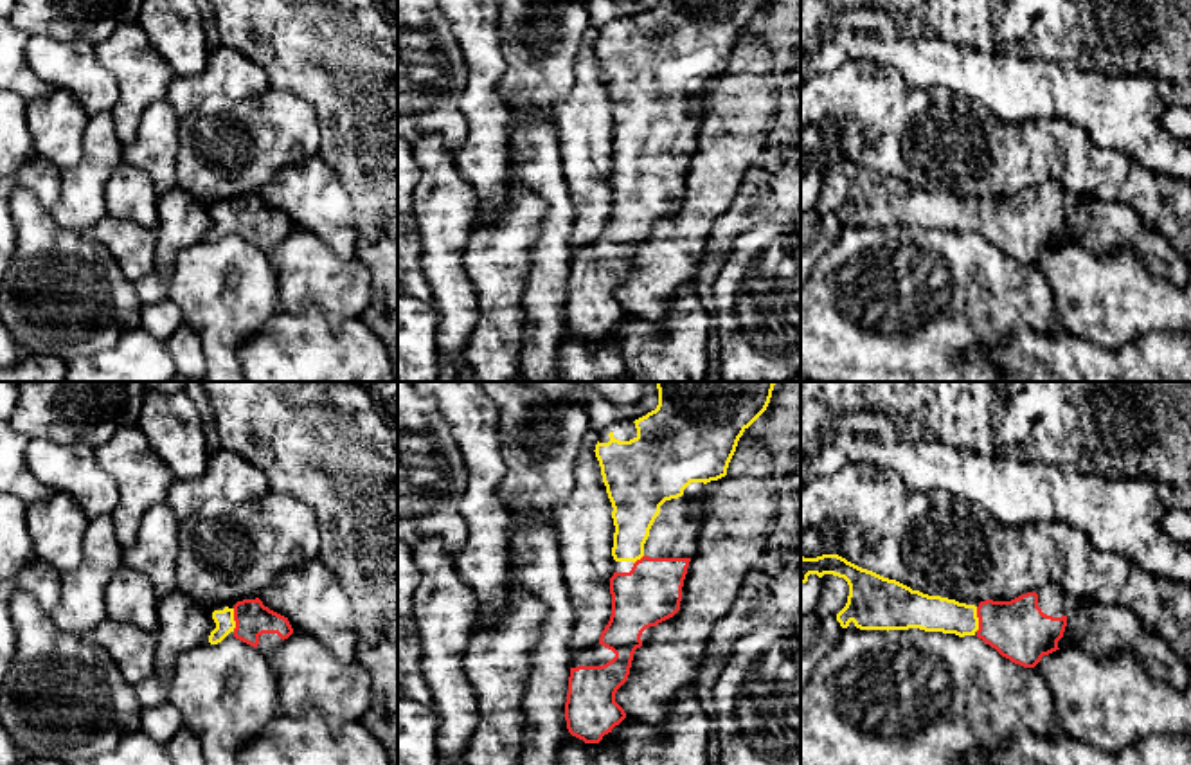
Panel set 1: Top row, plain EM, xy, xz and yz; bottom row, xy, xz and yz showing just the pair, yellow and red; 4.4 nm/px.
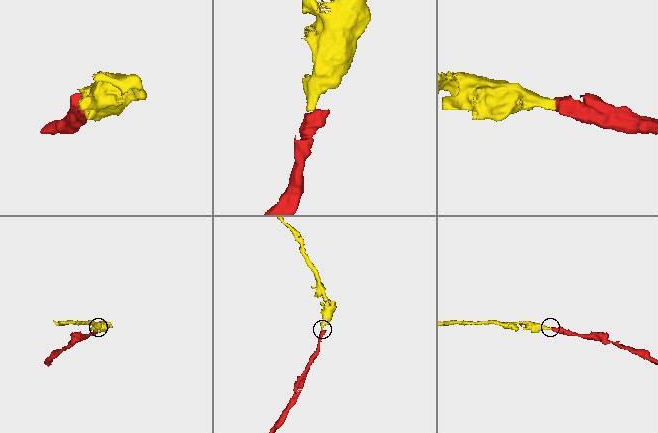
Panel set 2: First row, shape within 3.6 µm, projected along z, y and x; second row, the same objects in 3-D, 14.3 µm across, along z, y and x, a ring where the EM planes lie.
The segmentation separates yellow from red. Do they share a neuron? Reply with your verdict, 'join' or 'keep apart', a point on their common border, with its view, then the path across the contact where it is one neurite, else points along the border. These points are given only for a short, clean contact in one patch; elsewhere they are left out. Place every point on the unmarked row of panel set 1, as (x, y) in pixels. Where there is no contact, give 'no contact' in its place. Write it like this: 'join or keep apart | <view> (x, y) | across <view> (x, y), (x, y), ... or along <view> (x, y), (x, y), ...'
join | yz (977, 216) | across yz (927, 209), (977, 216), (992, 216), (1019, 227)

